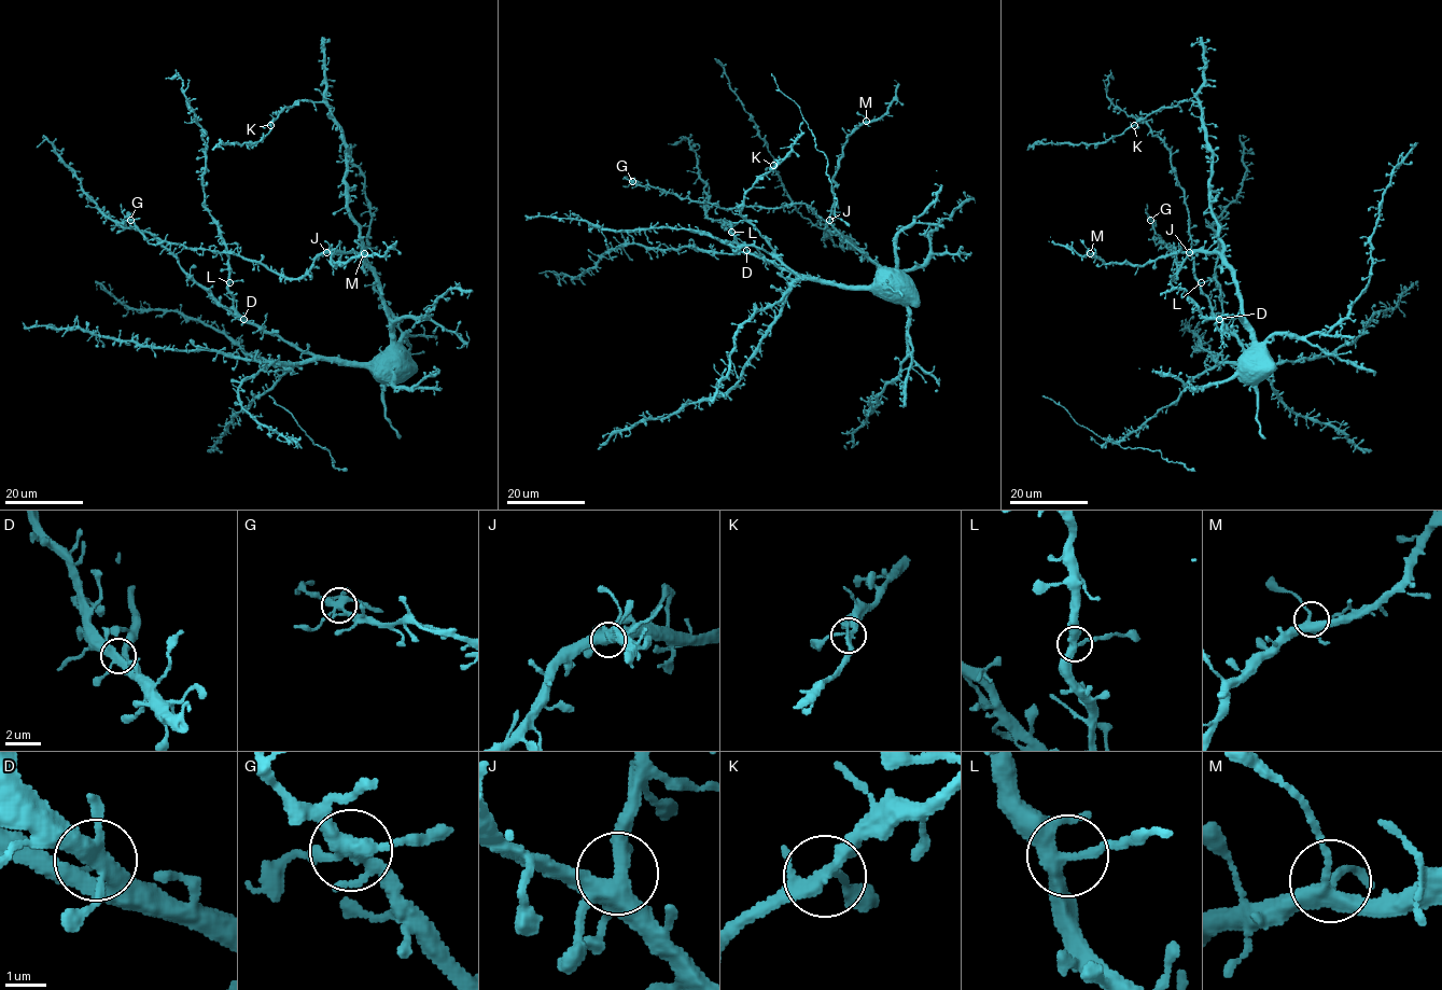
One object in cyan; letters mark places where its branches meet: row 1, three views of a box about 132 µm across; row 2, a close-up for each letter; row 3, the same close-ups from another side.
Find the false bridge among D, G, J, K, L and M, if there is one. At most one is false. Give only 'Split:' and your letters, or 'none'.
Split: none

